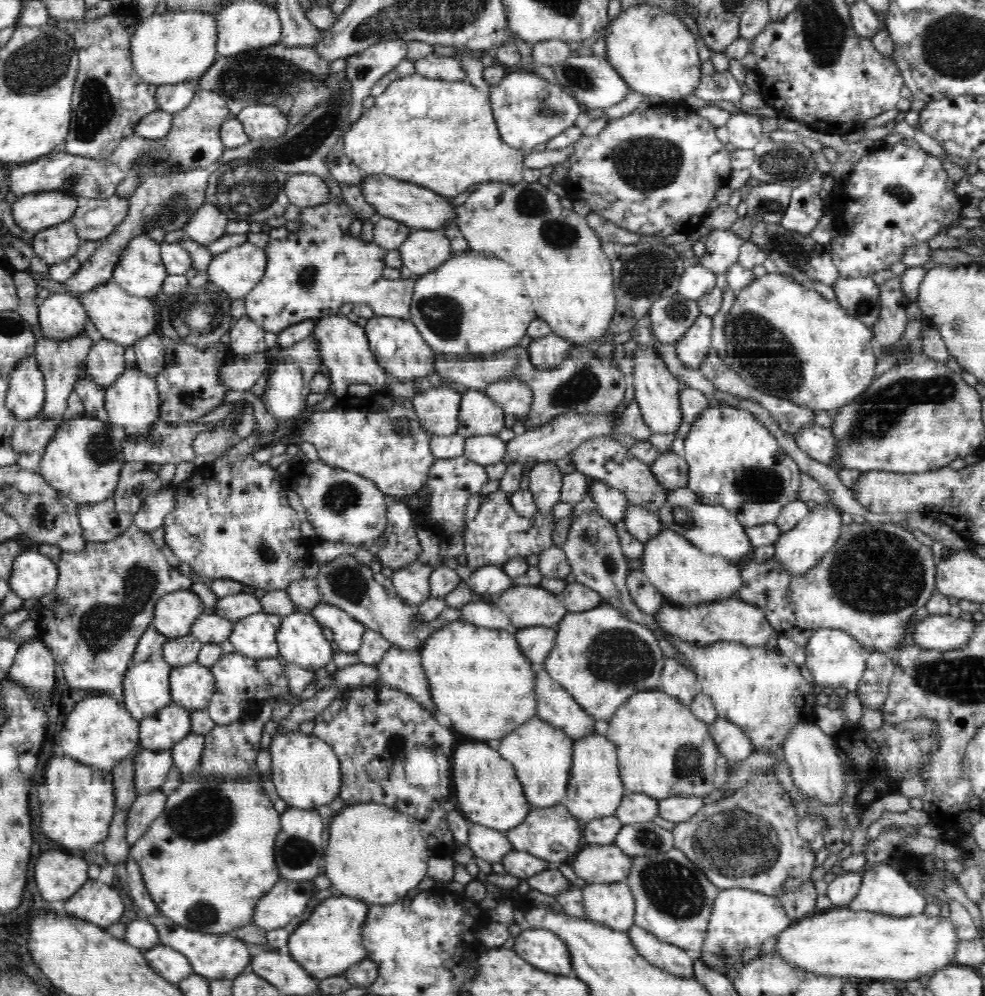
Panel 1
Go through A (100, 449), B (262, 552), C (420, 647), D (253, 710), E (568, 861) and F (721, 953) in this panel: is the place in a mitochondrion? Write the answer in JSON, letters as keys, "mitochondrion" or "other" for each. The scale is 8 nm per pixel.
{"A":"mitochondrion","B":"mitochondrion","C":"other","D":"other","E":"other","F":"mitochondrion"}

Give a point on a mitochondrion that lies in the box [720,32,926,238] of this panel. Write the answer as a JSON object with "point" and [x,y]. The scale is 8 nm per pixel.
{"point":[783,163]}

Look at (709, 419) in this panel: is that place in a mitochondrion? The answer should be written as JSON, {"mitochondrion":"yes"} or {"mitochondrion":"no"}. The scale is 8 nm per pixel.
{"mitochondrion":"no"}

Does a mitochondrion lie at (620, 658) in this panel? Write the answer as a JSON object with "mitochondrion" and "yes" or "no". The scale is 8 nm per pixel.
{"mitochondrion":"yes"}

